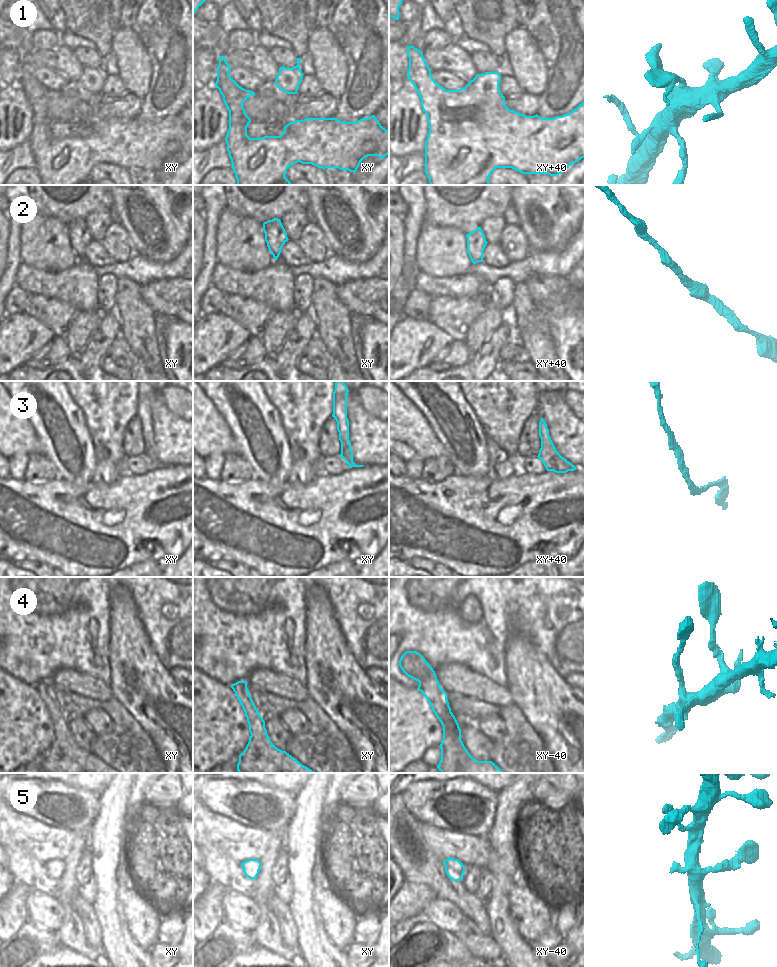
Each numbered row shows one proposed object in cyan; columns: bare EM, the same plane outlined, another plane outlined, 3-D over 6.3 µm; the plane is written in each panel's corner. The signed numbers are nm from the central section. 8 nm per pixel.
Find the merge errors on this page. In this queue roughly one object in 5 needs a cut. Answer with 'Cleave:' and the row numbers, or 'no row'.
Cleave: no row

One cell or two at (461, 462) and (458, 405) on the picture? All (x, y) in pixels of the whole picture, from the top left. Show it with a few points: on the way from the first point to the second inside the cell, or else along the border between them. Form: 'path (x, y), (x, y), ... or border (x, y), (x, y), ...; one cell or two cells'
path (461, 448), (461, 434), (456, 426), (456, 419); one cell

